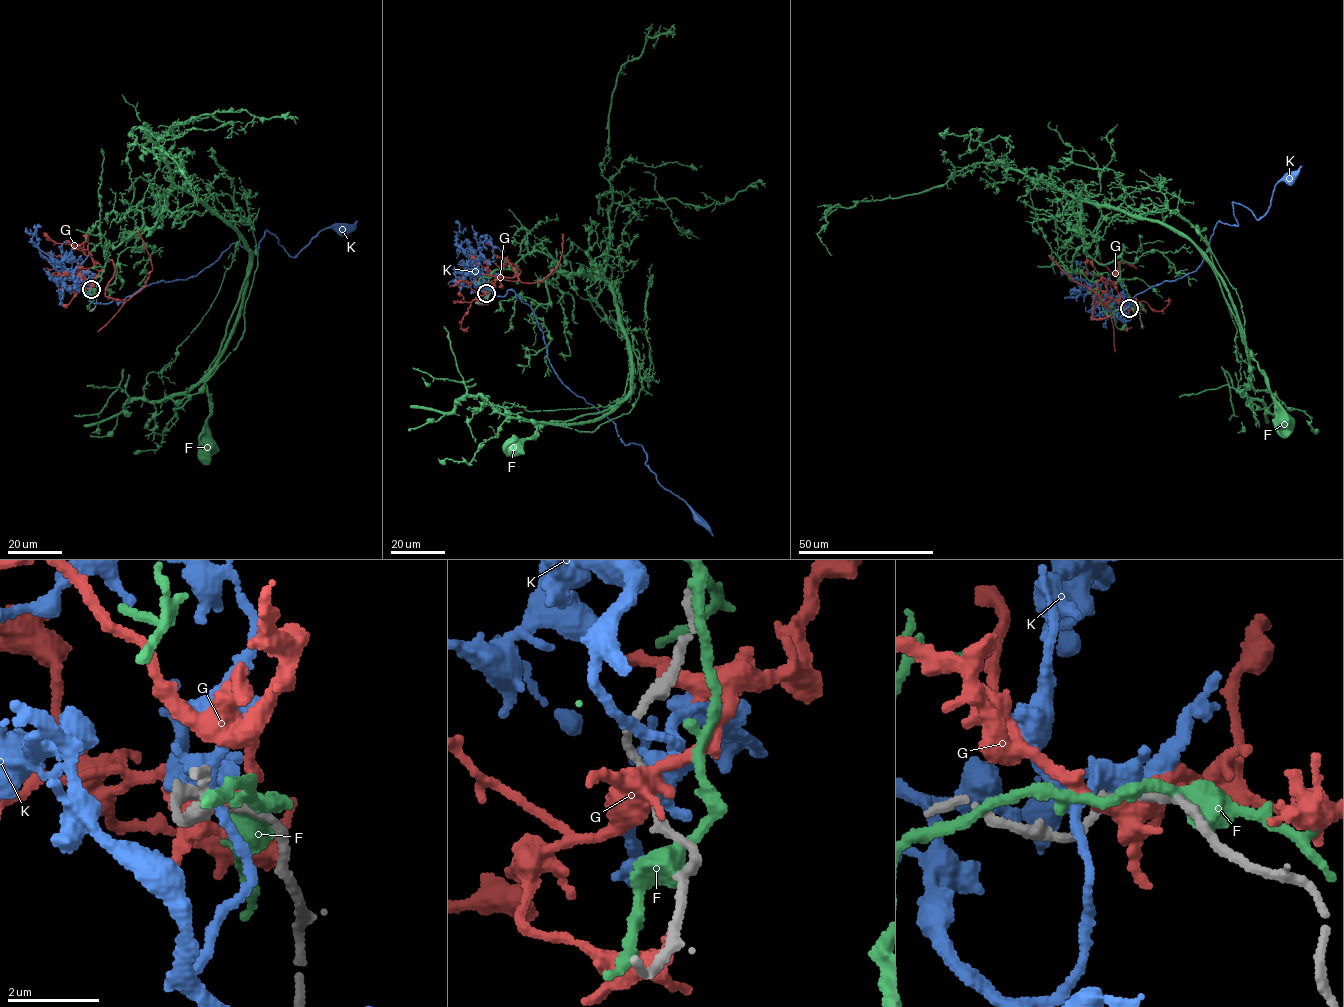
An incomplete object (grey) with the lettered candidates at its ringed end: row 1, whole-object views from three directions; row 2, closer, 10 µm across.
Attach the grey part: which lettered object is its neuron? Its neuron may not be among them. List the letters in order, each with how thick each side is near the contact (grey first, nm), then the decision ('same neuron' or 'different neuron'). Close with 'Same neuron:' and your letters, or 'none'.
F: 200/380 nm | different neuron
G: 240/480 nm | same neuron
K: 240/440 nm | different neuron
Same neuron: G

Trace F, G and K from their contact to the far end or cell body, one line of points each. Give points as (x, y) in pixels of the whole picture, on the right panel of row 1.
F: (1131, 308), (1111, 317), (1099, 286), (1073, 269), (1085, 244), (1080, 201), (1166, 223), (1203, 254), (1285, 418)
G: (1128, 308), (1108, 296), (1105, 283), (1100, 280), (1097, 282), (1092, 318), (1109, 316), (1108, 306), (1048, 255)
K: (1128, 308), (1123, 321), (1137, 294), (1195, 271), (1216, 224), (1238, 225), (1233, 202), (1259, 219), (1291, 178)

